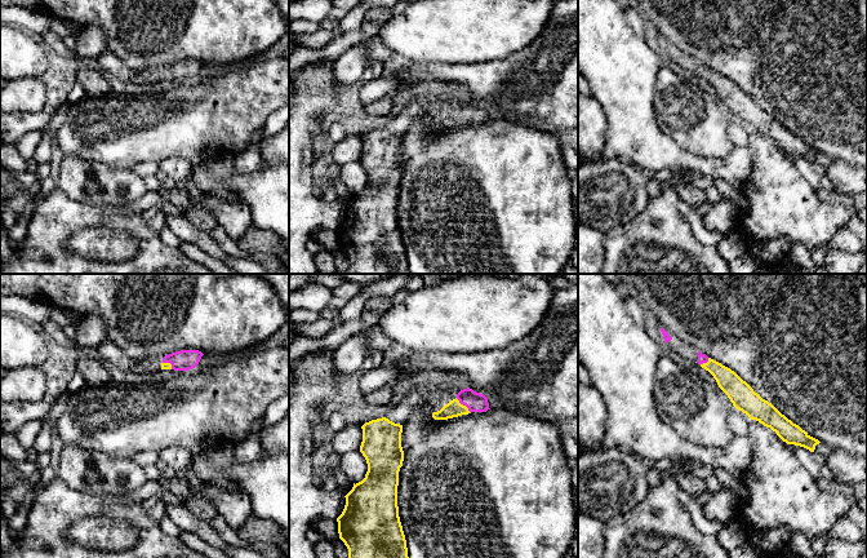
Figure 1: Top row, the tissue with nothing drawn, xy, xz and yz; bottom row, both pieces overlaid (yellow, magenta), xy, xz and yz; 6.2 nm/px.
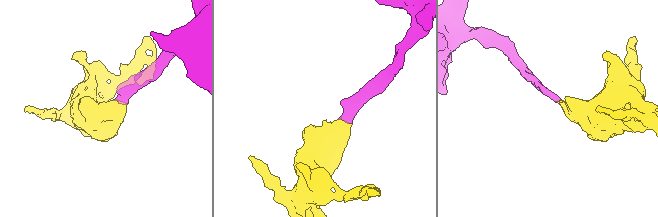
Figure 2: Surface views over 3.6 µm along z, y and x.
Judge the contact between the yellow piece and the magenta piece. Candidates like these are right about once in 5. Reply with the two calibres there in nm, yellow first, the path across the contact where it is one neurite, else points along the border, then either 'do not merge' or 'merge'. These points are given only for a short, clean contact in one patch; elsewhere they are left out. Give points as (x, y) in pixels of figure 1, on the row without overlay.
100 nm thick on the yellow side, 120 nm on the other; runs through xz (453, 119), (462, 115), (475, 113); merge

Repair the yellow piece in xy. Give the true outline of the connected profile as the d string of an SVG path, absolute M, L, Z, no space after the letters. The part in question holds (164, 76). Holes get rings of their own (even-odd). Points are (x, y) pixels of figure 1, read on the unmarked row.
M181 61L163 68L161 80L188 81L195 79L204 65L199 61Z

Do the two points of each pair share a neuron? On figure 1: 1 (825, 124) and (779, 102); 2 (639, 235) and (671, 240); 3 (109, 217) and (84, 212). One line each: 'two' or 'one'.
1: one
2: one
3: one

